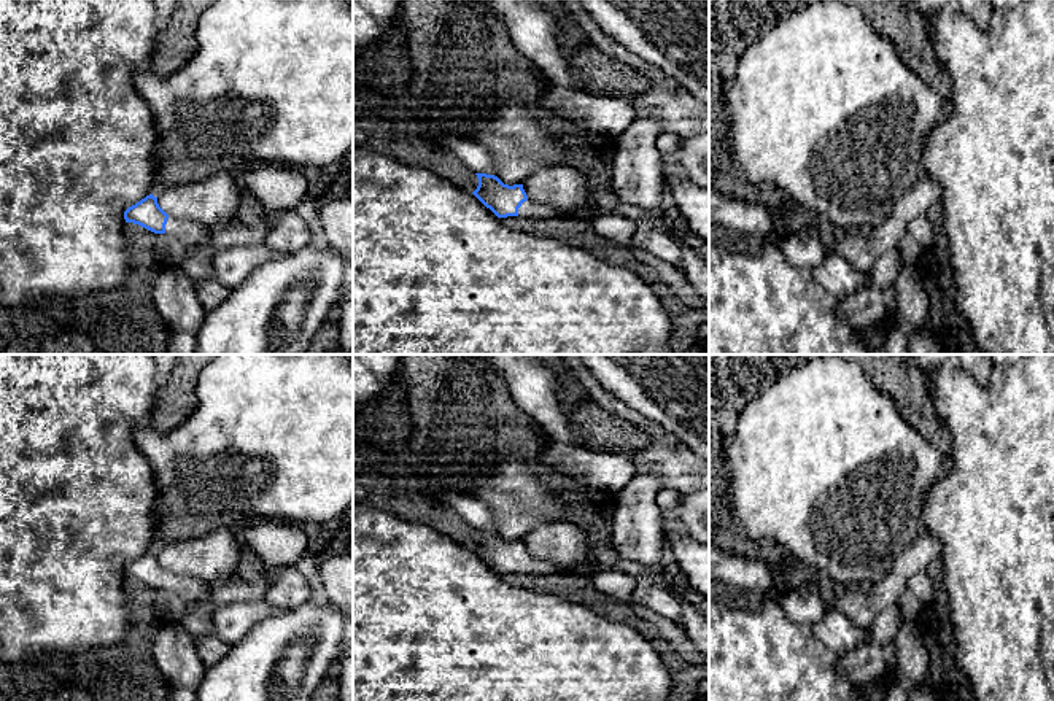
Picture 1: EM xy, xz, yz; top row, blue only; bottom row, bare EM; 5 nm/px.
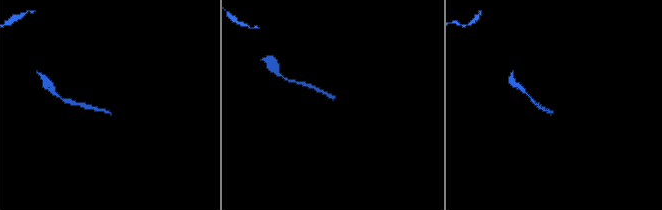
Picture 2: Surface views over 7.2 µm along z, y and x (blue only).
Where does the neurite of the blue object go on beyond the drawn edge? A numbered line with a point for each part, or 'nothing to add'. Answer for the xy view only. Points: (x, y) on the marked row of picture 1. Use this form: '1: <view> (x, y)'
1: xy (194, 237)

